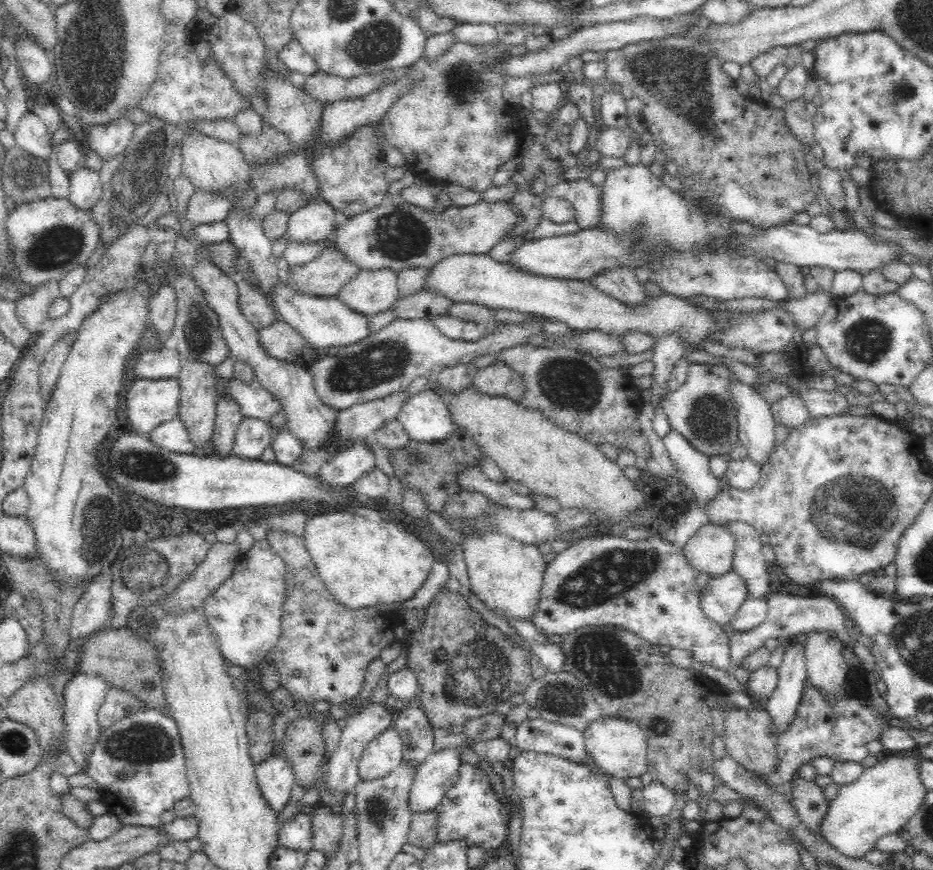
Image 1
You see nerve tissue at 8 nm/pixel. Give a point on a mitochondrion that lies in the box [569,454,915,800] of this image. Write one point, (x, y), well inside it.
(858, 510)

